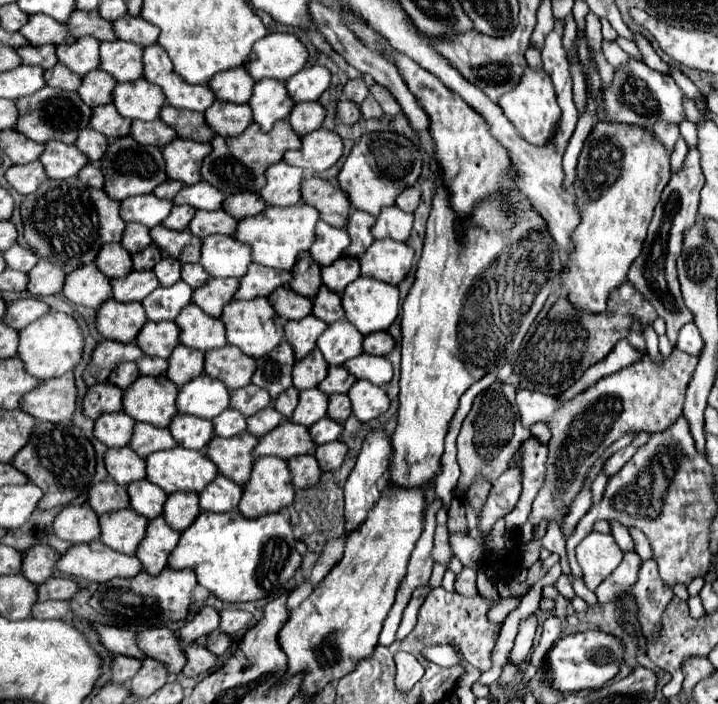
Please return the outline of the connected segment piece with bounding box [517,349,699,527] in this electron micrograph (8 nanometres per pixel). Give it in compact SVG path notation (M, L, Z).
M677 349L669 359L665 359L663 367L653 365L651 359L645 357L639 363L631 363L617 373L601 377L597 383L569 401L561 401L559 397L551 397L531 389L517 391L517 405L523 427L531 429L535 423L545 423L551 429L551 439L547 443L549 455L545 481L533 501L529 523L533 527L543 521L555 521L561 525L563 517L571 509L571 503L581 491L587 473L603 455L603 451L621 435L639 431L655 433L669 429L675 419L681 417L685 391L689 381L693 379L697 361L697 357L691 357Z

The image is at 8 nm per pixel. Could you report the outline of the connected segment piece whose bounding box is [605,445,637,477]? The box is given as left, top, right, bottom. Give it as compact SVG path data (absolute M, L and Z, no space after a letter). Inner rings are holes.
M629 445L629 447L625 447L625 449L619 449L617 453L613 453L613 455L607 459L607 463L605 463L605 473L607 473L609 477L613 477L635 453L637 453L637 447L633 447L633 445Z

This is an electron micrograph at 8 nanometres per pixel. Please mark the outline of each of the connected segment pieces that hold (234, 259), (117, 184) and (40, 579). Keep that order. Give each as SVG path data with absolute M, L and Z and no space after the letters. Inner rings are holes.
M209 235L201 245L203 269L211 277L243 277L251 263L249 247L243 247L235 237Z
M121 137L109 143L105 155L99 161L101 165L101 173L105 177L105 185L103 191L111 193L109 199L115 201L123 201L127 197L133 195L147 195L151 193L159 183L163 183L167 179L165 175L165 167L163 167L163 157L161 157L161 149L159 147L147 147L147 151L135 143L131 137ZM147 169L147 171L145 171Z
M49 545L31 547L21 561L21 575L33 585L45 583L53 575L53 565L59 559L59 553ZM47 547L47 549L45 549Z

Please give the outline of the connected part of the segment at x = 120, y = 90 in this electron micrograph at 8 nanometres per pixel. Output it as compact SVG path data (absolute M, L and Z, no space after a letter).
M145 79L117 83L113 89L113 105L117 107L119 115L127 119L155 121L163 107L163 91Z

